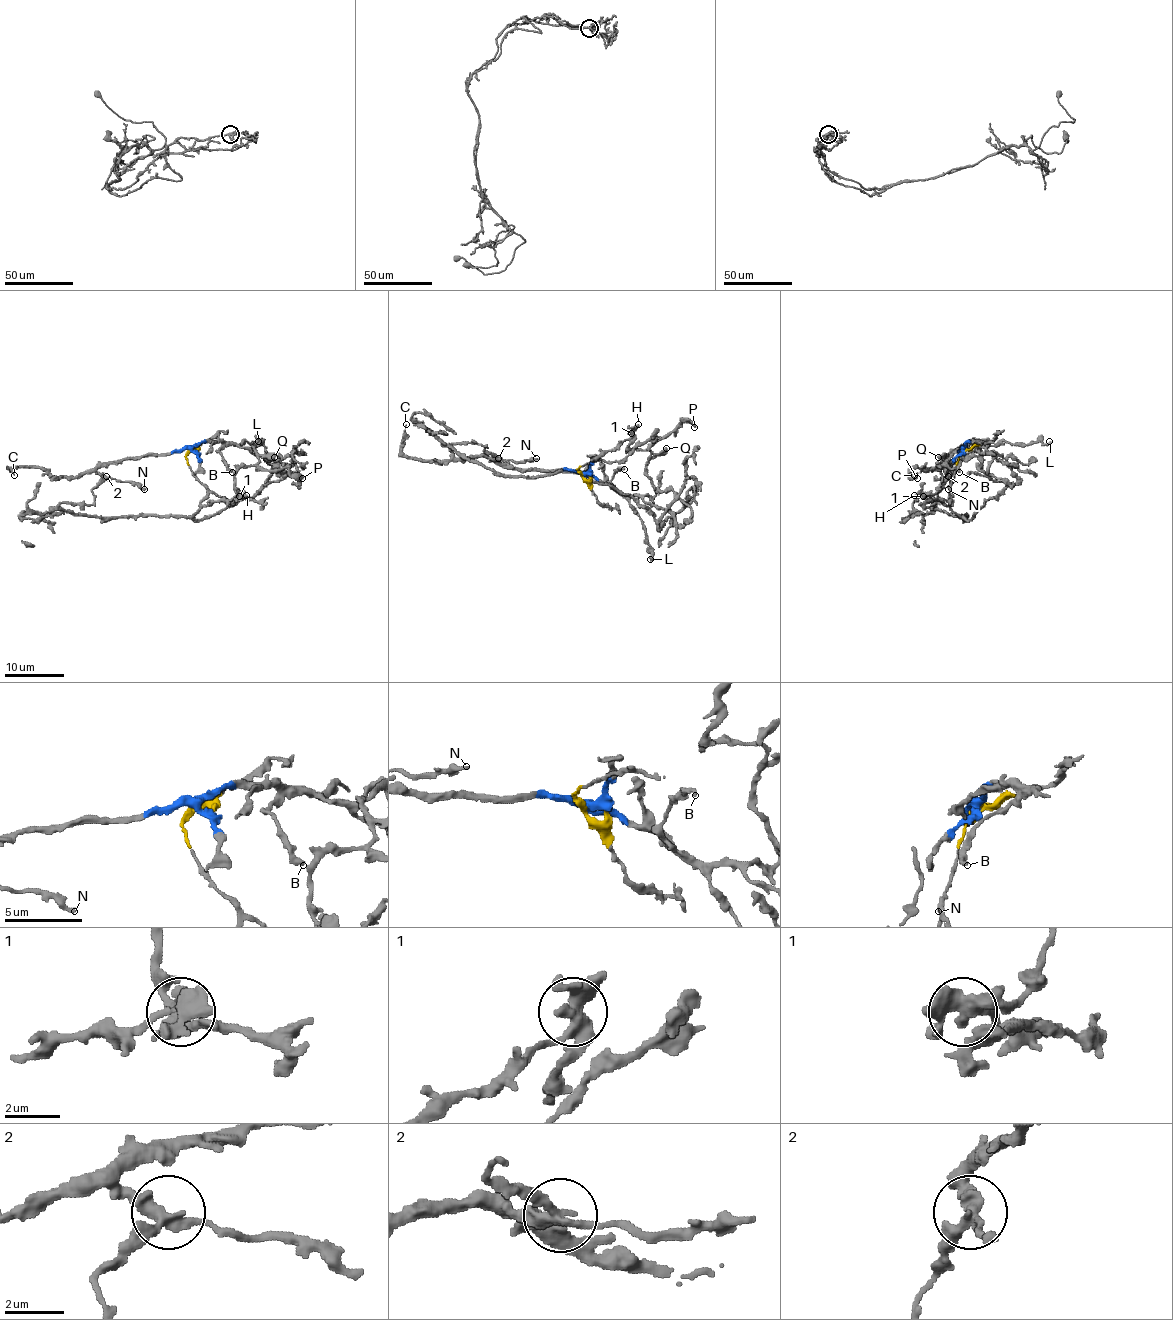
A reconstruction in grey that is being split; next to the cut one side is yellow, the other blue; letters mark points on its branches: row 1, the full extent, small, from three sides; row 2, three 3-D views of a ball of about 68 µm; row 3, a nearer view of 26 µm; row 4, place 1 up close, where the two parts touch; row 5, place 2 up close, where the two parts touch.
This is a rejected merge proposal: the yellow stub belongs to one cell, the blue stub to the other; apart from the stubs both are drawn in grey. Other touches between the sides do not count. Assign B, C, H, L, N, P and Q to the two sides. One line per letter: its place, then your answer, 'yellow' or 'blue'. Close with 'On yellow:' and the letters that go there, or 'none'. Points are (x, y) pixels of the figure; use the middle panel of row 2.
B: at (624, 469); blue
C: at (406, 424); blue
H: at (638, 424); yellow
L: at (650, 559); blue
N: at (536, 458); blue
P: at (694, 427); blue
Q: at (666, 448); blue
On yellow: H

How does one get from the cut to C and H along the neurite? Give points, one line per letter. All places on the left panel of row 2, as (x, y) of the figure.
C: (189, 448), (124, 457), (74, 476), (50, 476), (38, 468), (10, 468), (13, 475)
H: (189, 448), (186, 462), (207, 490), (202, 505), (227, 502), (247, 494)

